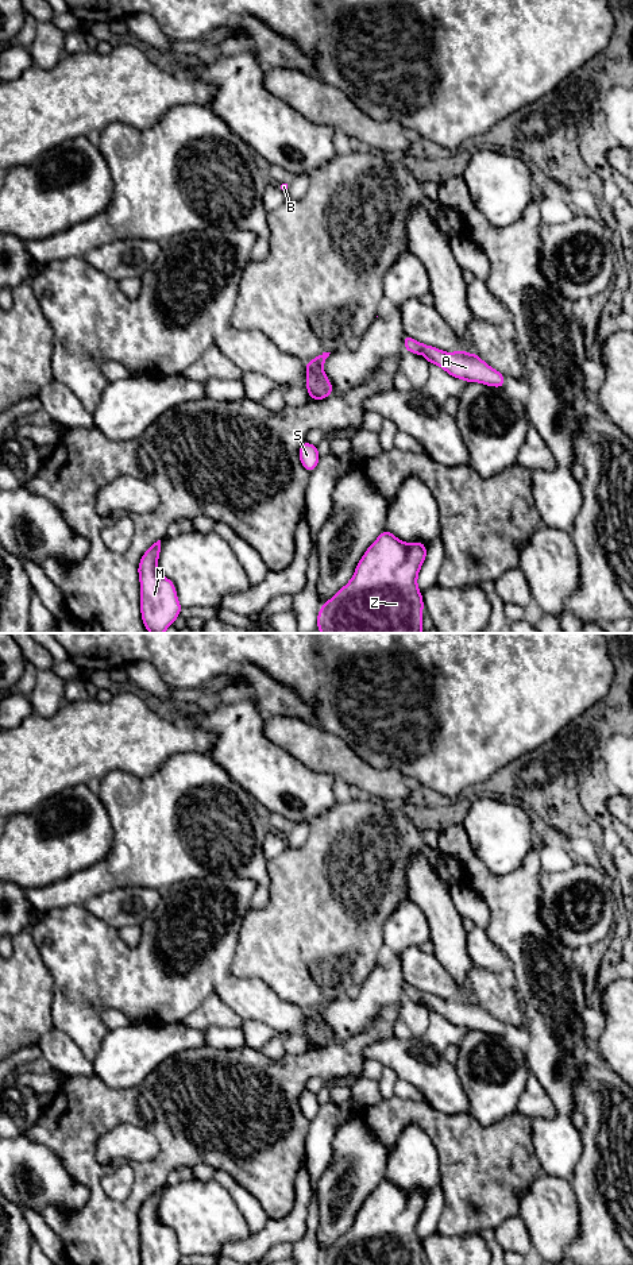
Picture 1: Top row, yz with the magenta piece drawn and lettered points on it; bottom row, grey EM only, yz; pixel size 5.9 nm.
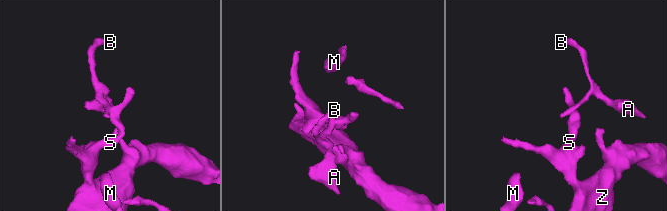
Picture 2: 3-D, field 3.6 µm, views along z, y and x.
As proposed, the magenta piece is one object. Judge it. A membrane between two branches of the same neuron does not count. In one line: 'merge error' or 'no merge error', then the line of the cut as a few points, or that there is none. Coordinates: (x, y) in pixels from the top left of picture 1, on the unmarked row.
merge error; cut yz (321, 1014), (313, 1014), (307, 1029)

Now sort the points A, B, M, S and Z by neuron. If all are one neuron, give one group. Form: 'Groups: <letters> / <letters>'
Groups: A B / M S Z

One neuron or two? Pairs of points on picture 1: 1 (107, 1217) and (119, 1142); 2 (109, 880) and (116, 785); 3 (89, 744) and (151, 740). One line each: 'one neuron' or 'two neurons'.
1: two neurons
2: one neuron
3: one neuron

